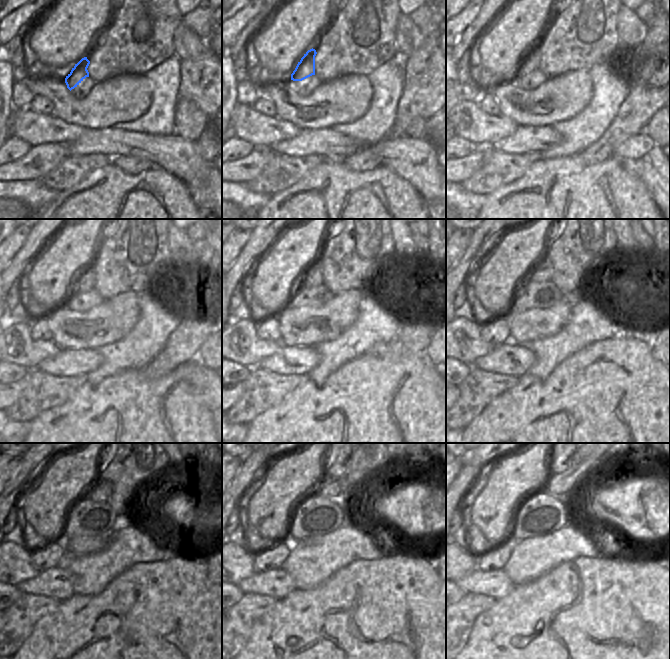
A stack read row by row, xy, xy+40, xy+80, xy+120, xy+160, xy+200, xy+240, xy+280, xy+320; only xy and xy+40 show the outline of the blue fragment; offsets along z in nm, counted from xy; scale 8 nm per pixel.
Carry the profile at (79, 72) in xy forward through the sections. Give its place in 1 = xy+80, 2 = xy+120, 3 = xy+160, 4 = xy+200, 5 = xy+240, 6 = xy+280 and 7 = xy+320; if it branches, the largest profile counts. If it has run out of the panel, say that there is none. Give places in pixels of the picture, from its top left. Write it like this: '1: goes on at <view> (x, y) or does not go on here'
1: goes on at xy+80 (532, 61)
2: goes on at xy+120 (86, 281)
3: goes on at xy+160 (313, 276)
4: goes on at xy+200 (543, 272)
5: goes on at xy+240 (101, 492)
6: goes on at xy+280 (329, 487)
7: goes on at xy+320 (565, 483)

